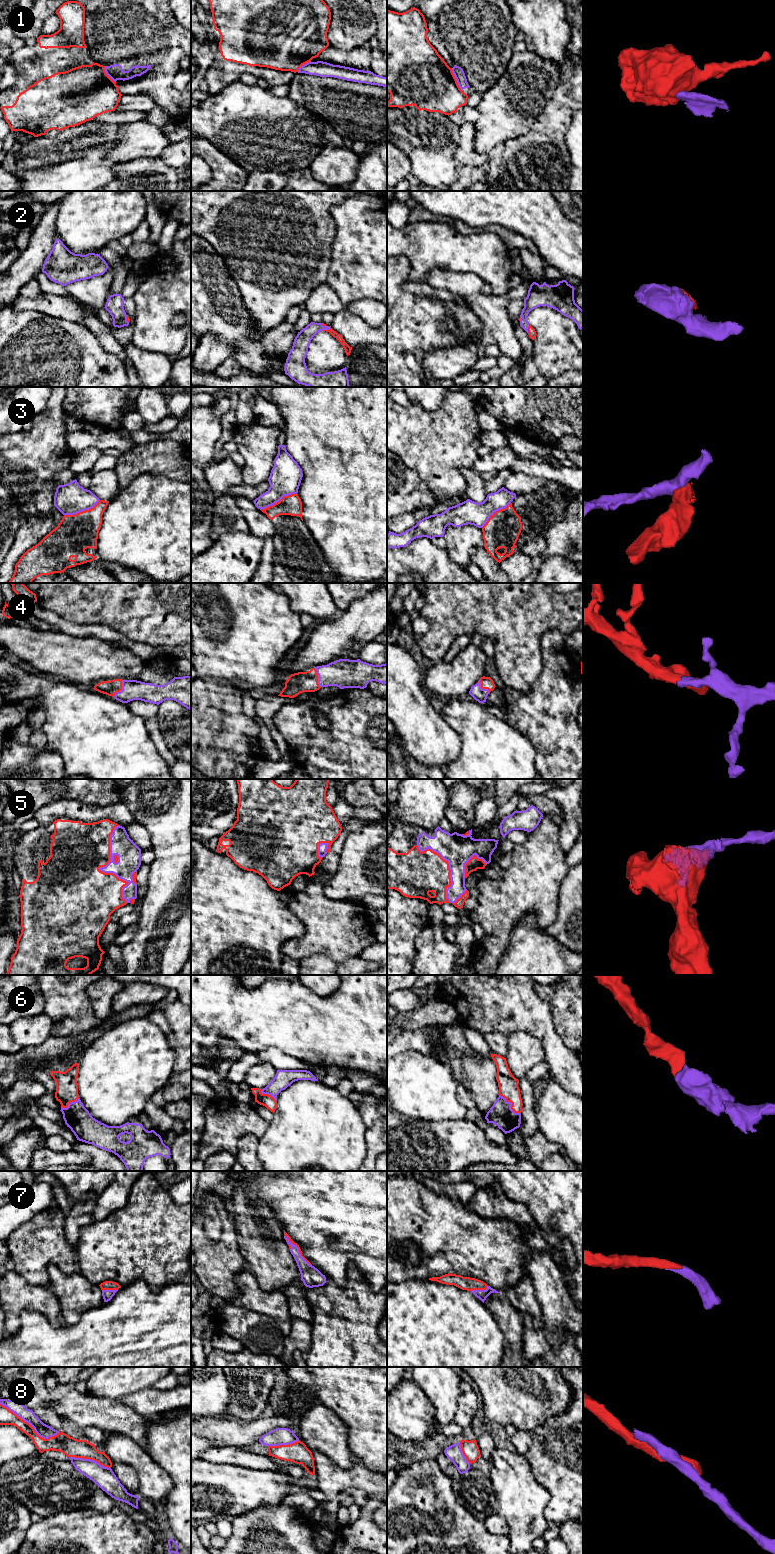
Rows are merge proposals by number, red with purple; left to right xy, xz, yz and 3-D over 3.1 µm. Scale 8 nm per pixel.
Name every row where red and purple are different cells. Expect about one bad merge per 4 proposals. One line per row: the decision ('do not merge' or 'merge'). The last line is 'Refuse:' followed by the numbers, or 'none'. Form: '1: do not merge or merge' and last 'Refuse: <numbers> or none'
1: do not merge
2: merge
3: do not merge
4: merge
5: merge
6: merge
7: merge
8: do not merge
Refuse: 1, 3, 8

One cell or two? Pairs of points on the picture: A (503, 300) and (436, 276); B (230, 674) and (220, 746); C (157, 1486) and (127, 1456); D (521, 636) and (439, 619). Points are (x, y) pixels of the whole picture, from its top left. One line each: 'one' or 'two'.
A: one
B: two
C: one
D: one

